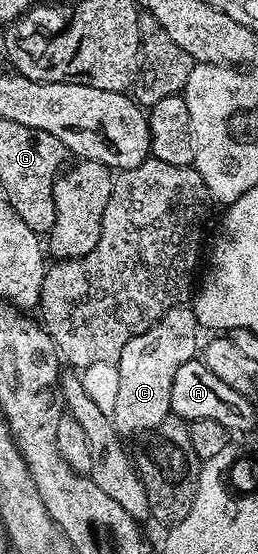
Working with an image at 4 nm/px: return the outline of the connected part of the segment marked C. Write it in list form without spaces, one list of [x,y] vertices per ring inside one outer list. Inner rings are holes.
[[[178,304],[166,312],[161,321],[156,322],[151,328],[147,328],[142,334],[136,334],[123,348],[119,359],[121,367],[121,380],[119,382],[119,404],[115,411],[115,422],[122,426],[129,434],[137,434],[140,430],[156,431],[157,427],[166,425],[171,414],[171,386],[175,380],[175,374],[183,364],[194,361],[195,354],[189,351],[189,326],[181,322],[185,317],[190,317],[191,310],[188,305]]]

